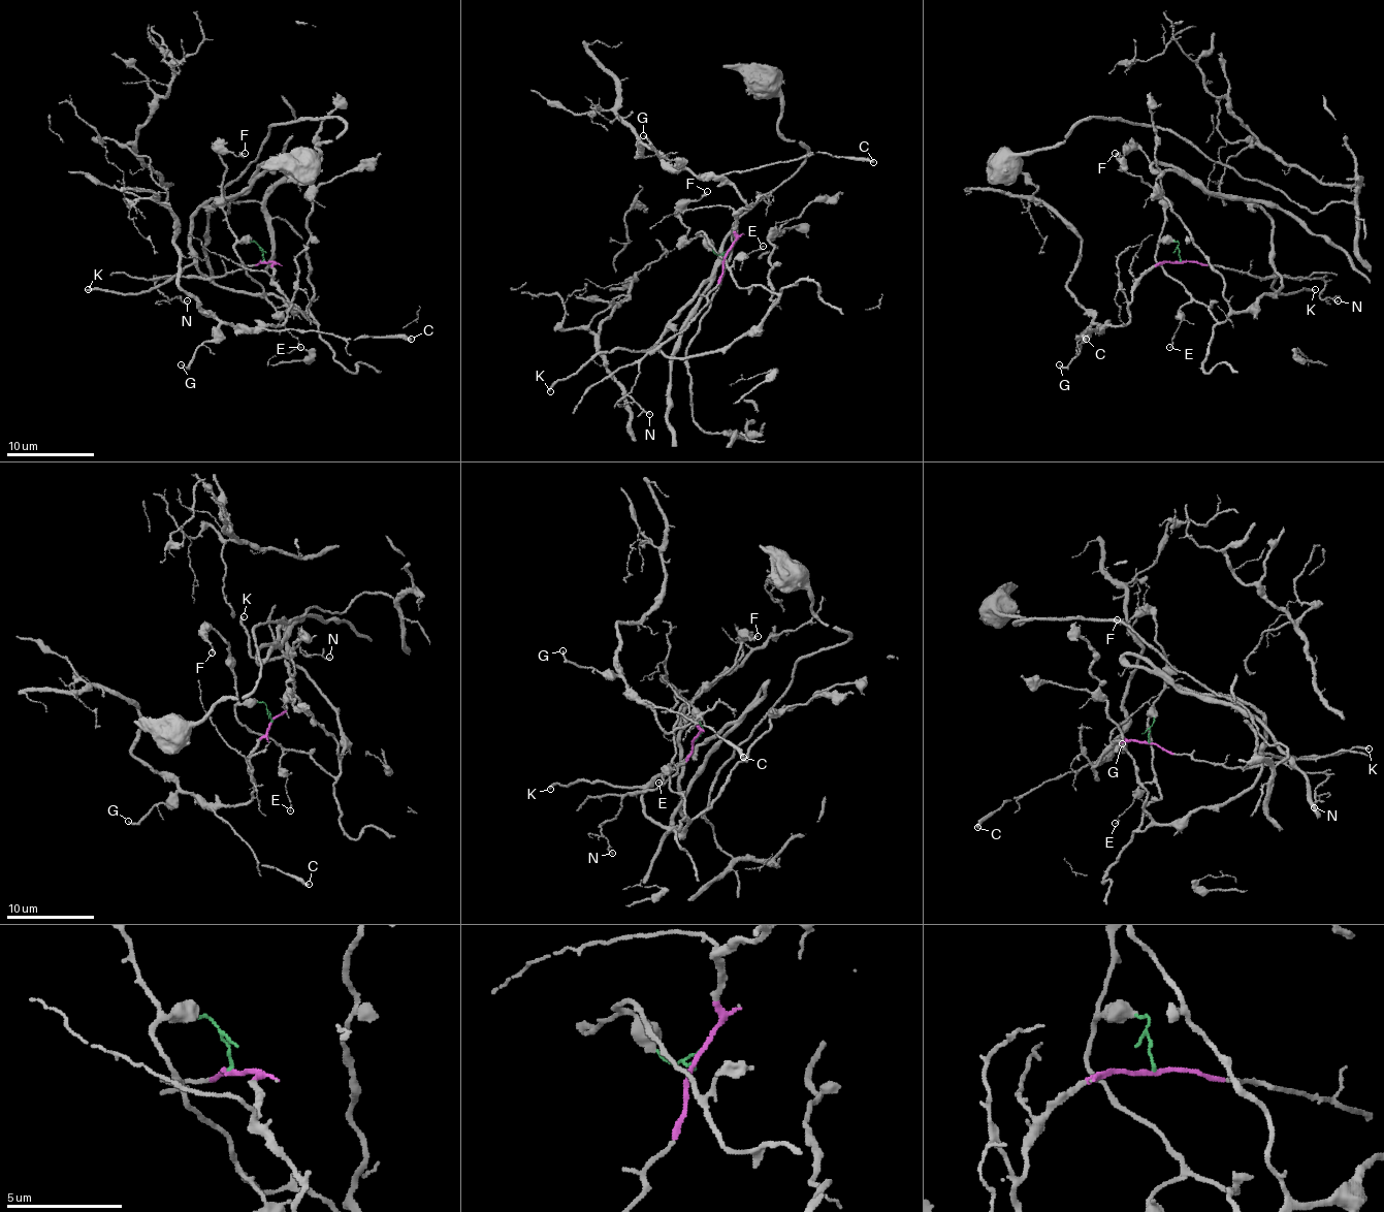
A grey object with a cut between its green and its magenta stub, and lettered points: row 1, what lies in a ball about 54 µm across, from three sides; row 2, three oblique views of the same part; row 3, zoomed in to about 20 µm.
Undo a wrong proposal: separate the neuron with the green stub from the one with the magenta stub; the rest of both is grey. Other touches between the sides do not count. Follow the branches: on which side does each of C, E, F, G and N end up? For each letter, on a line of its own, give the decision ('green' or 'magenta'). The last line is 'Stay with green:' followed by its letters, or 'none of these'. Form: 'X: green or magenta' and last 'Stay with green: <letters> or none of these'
C: magenta
E: green
F: green
G: magenta
N: magenta
Stay with green: E, F

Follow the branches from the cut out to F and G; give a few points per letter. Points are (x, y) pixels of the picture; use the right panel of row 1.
F: (1180, 261), (1178, 242), (1160, 237), (1164, 220), (1160, 177), (1138, 148), (1121, 157), (1115, 153)
G: (1180, 261), (1156, 263), (1138, 281), (1128, 306), (1130, 318), (1123, 325), (1093, 325), (1073, 359), (1060, 364)

